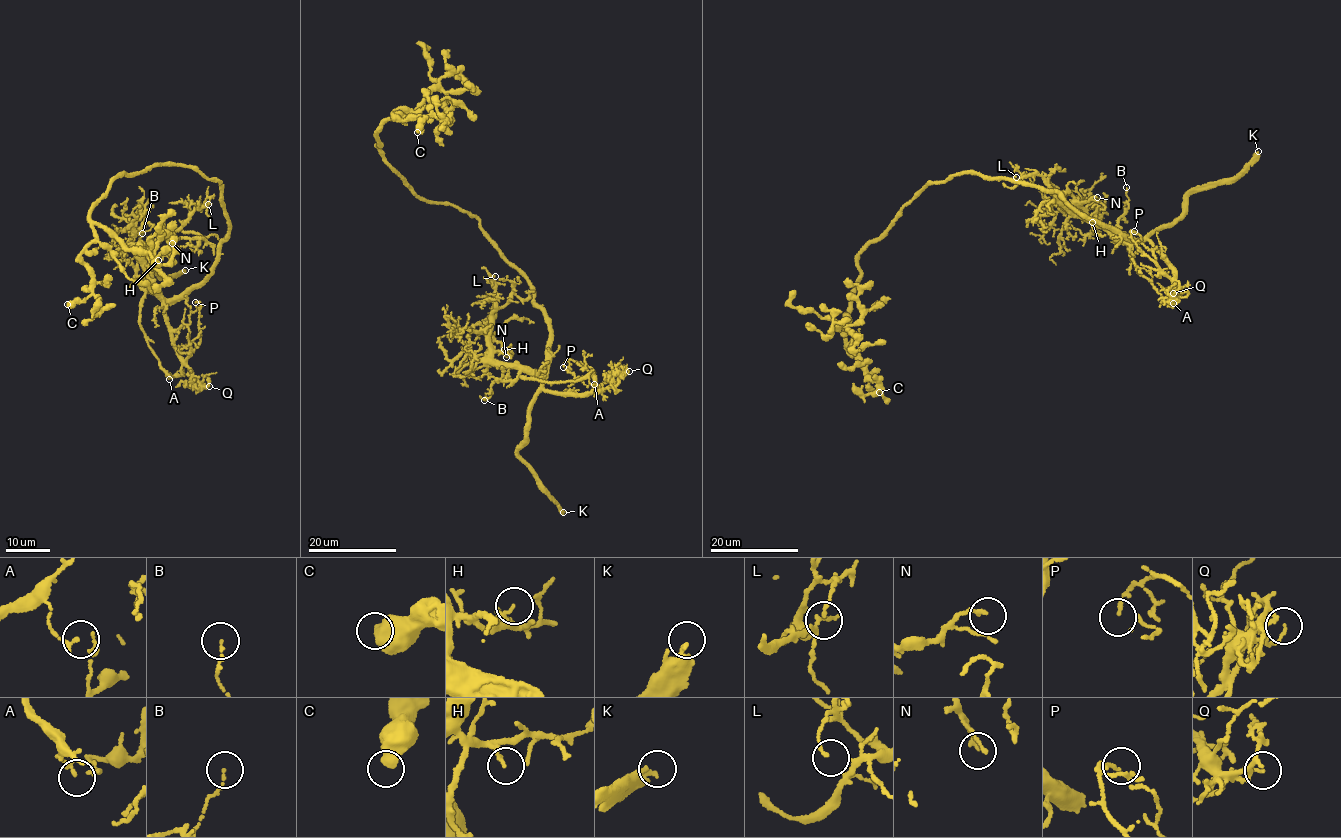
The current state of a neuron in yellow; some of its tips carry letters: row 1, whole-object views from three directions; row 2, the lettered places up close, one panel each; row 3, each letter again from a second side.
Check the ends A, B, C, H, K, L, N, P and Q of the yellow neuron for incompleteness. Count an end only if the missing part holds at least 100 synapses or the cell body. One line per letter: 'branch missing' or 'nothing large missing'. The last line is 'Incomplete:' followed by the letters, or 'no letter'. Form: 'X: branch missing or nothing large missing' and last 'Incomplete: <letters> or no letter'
A: nothing large missing
B: nothing large missing
C: nothing large missing
H: nothing large missing
K: branch missing
L: nothing large missing
N: nothing large missing
P: nothing large missing
Q: nothing large missing
Incomplete: K

